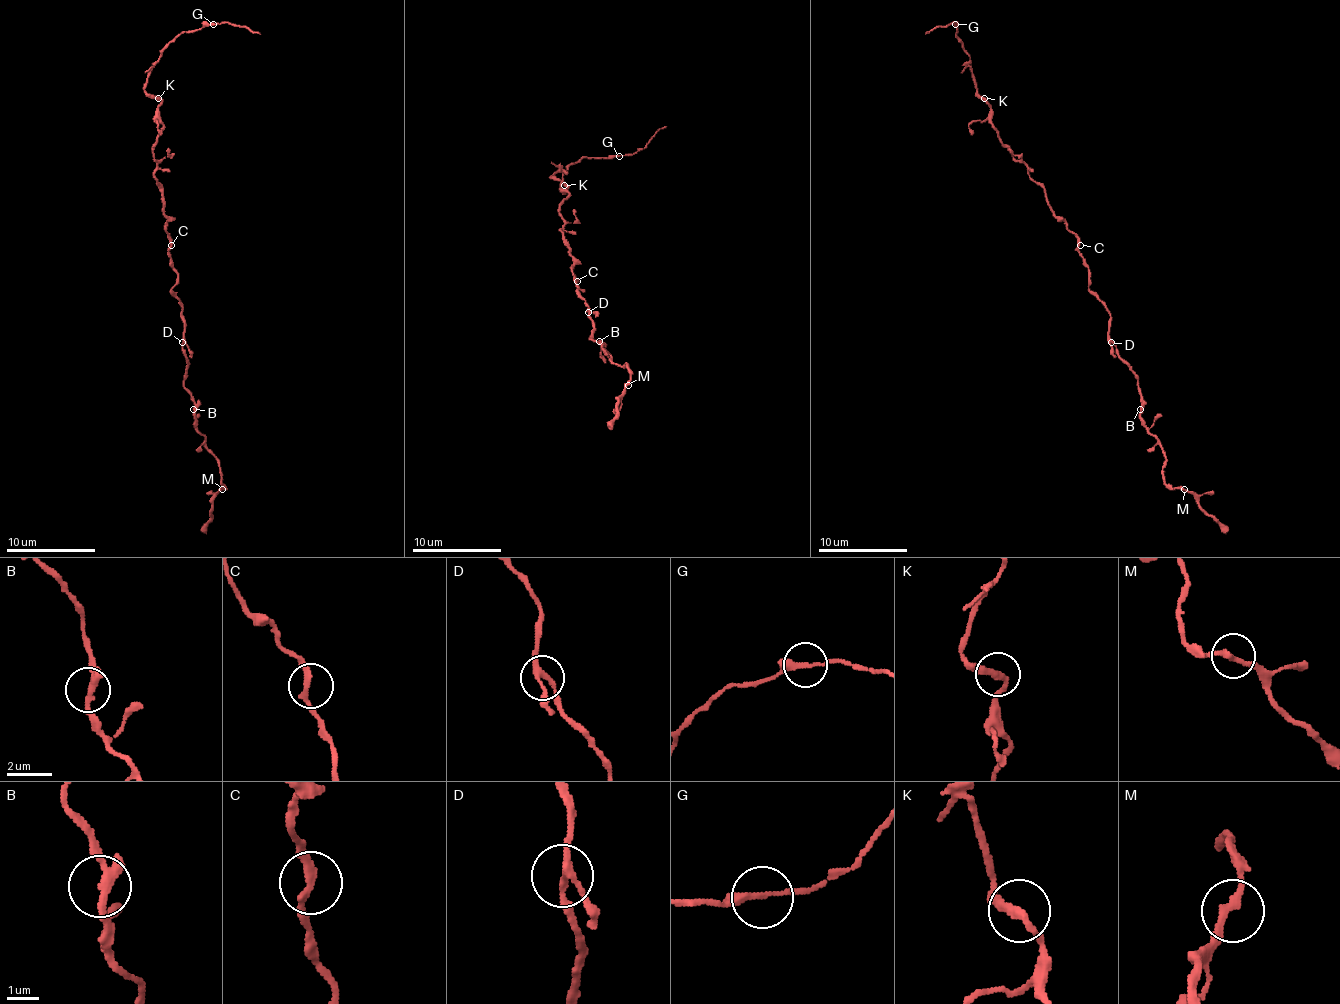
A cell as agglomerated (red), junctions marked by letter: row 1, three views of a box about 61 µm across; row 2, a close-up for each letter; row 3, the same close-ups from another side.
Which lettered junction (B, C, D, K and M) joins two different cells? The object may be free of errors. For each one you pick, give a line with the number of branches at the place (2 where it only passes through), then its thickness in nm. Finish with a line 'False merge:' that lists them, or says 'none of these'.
False merge: none of these

